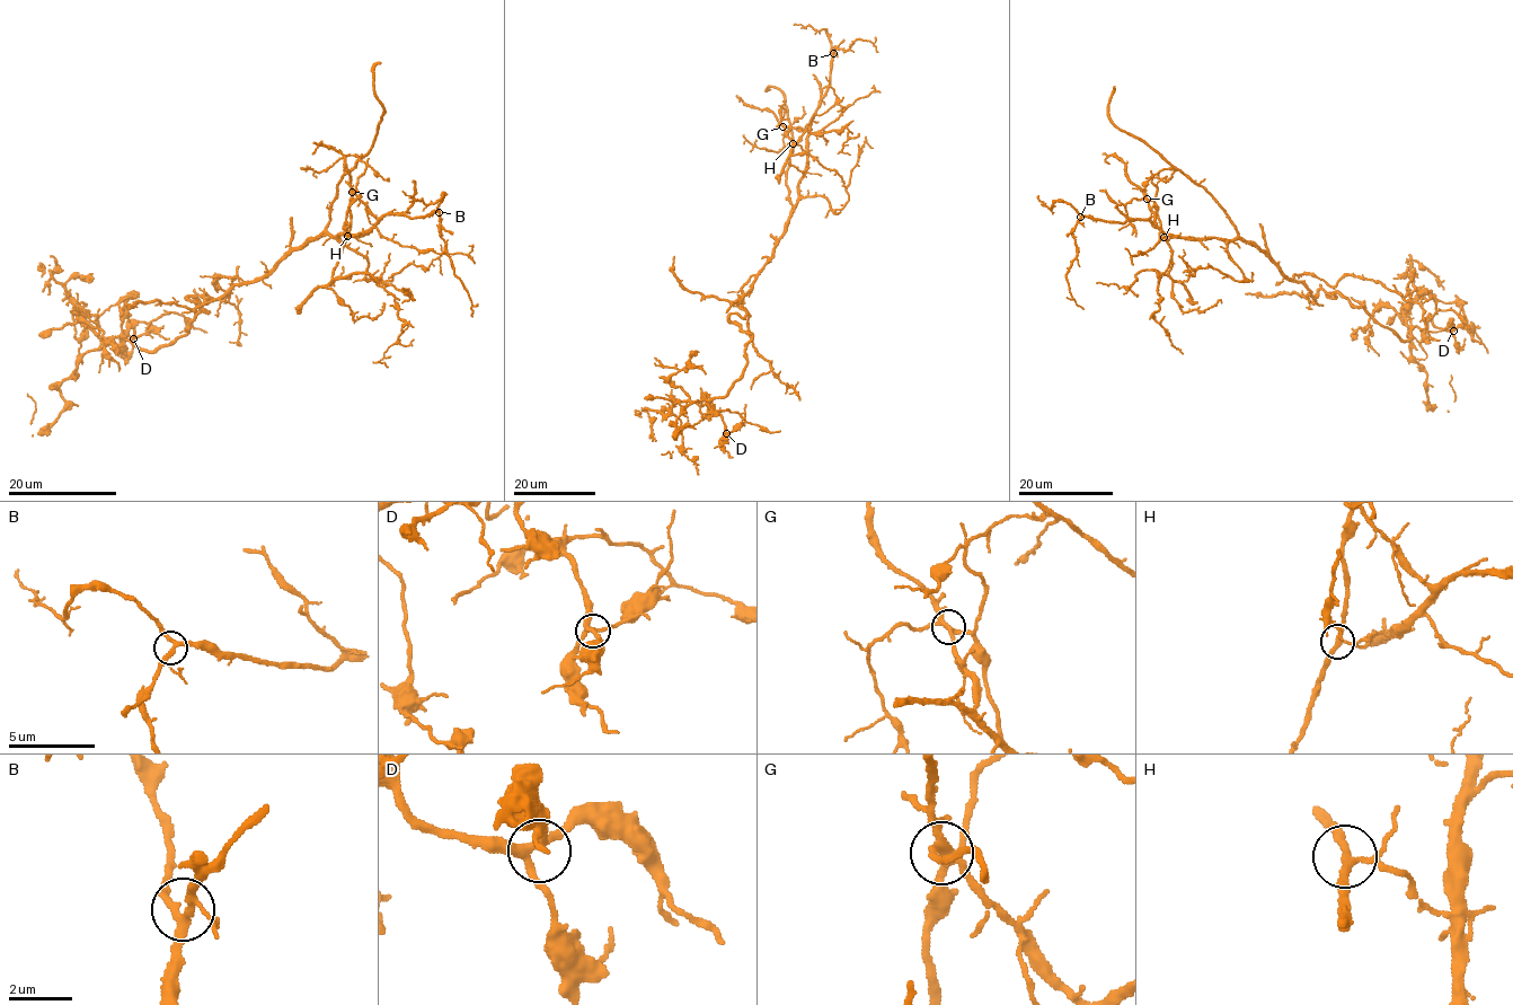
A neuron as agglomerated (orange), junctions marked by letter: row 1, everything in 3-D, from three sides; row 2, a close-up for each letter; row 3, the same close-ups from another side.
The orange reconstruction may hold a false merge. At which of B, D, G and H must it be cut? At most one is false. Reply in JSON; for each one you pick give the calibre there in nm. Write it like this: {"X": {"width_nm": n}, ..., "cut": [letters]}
{"G": {"width_nm": 240}, "cut": ["G"]}

